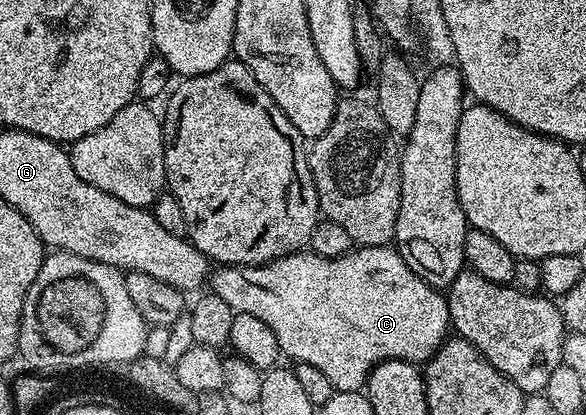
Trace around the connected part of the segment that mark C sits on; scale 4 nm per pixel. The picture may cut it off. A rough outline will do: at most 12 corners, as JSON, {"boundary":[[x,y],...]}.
{"boundary":[[395,248],[221,265],[210,289],[337,393],[426,363],[447,296]]}

